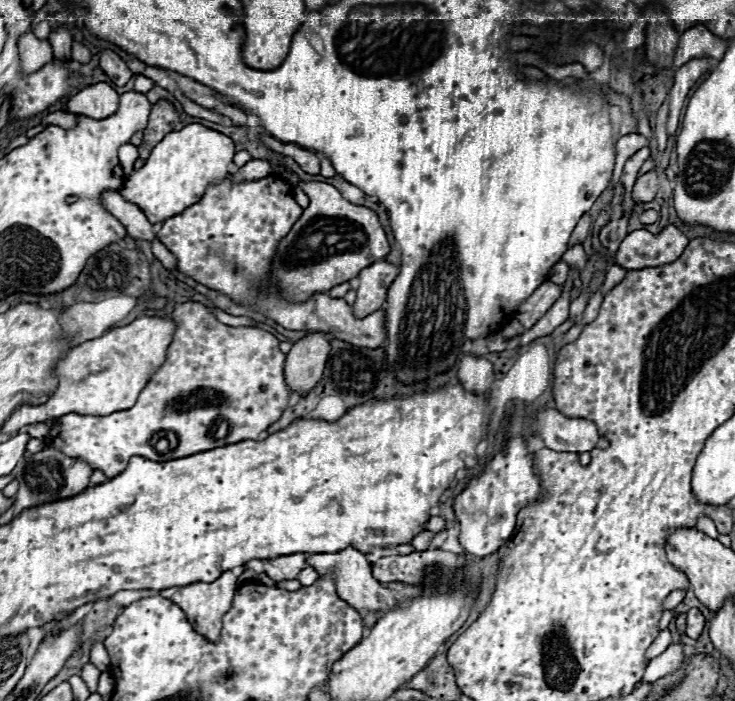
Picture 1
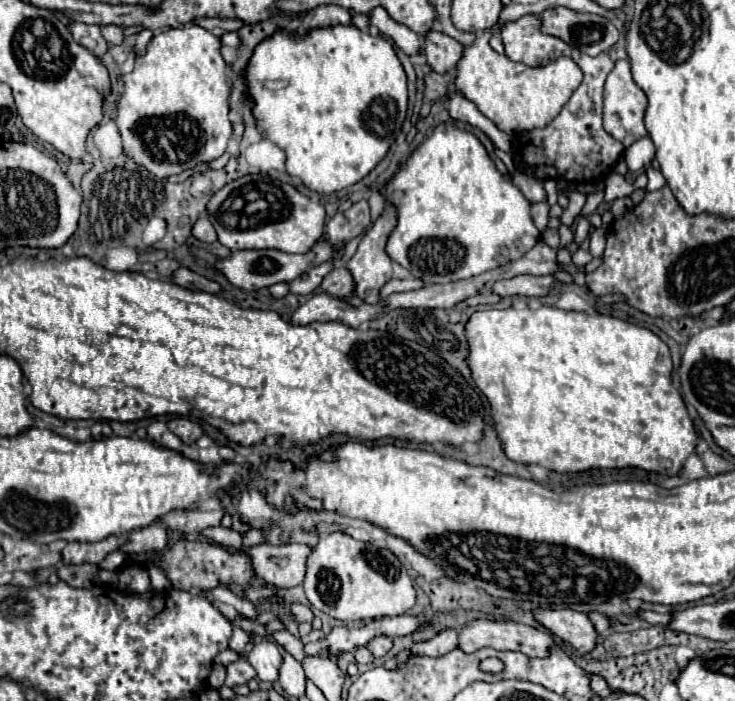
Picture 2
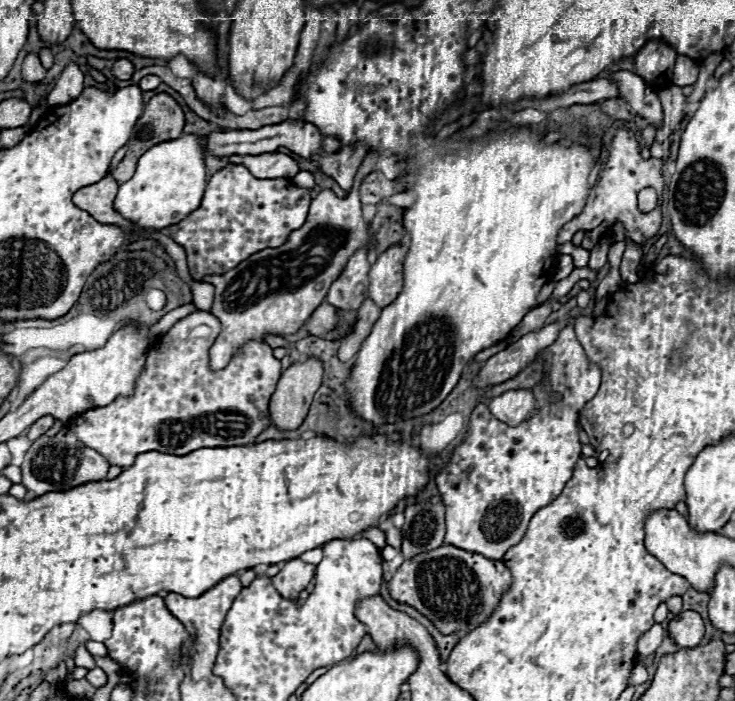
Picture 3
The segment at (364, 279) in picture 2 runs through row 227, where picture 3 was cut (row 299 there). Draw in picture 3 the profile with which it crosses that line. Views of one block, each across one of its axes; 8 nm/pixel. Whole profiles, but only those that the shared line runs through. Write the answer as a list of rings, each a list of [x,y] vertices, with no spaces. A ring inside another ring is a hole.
[[[408,240],[380,254],[376,264],[370,270],[370,292],[368,294],[380,308],[394,302],[402,290],[402,284],[404,284],[402,266],[404,266],[406,254],[408,254]]]

